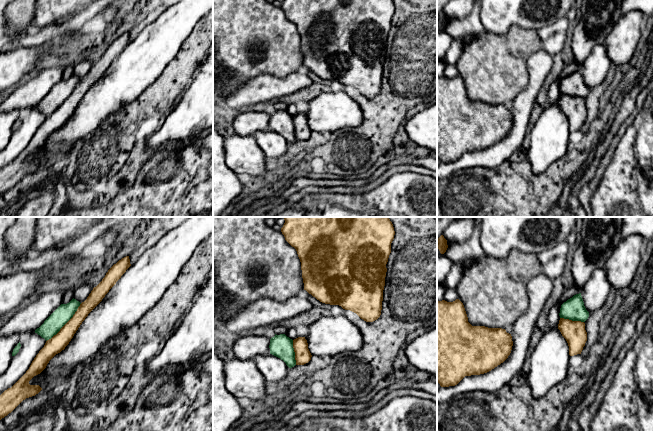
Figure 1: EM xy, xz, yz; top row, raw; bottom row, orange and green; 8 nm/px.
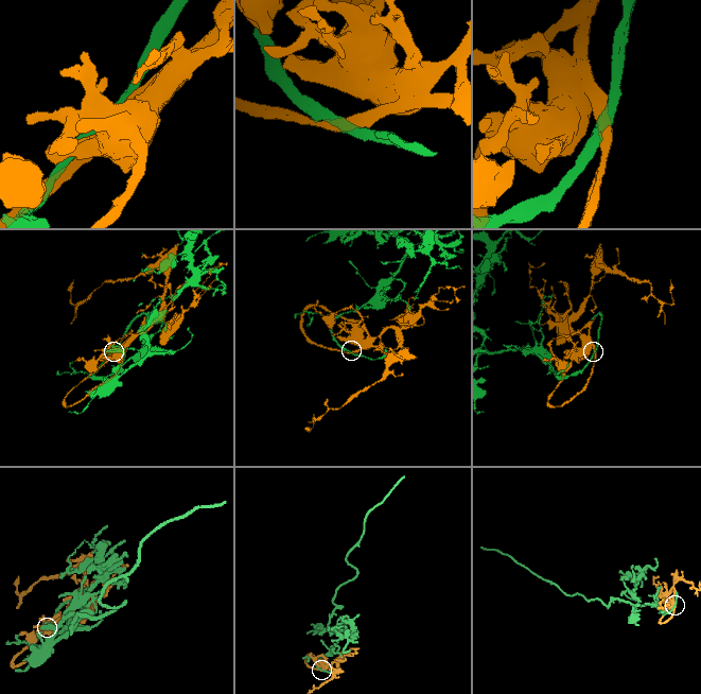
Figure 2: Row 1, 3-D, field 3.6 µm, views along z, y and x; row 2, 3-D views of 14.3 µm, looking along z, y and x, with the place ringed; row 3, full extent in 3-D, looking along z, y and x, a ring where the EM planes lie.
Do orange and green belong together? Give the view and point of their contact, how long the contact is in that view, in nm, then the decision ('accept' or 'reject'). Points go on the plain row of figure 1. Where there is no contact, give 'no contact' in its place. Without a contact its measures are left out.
xy (66, 99) | 420 nm | accept

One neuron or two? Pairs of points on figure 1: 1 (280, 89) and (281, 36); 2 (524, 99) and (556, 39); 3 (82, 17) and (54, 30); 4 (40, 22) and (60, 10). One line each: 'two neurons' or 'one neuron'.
1: two neurons
2: two neurons
3: one neuron
4: one neuron

